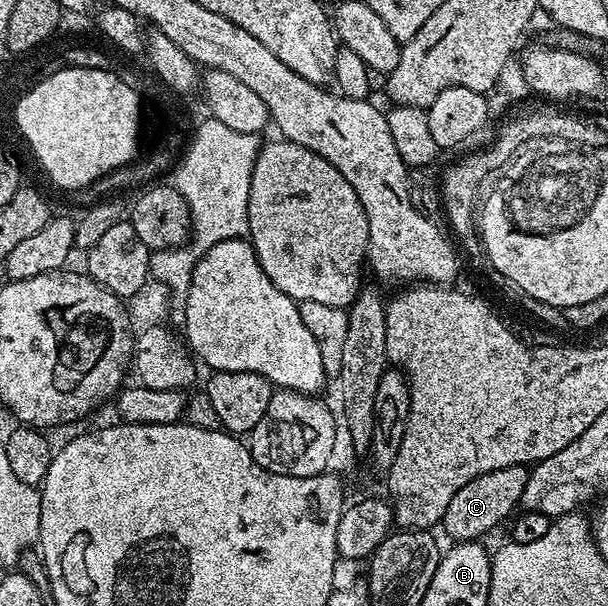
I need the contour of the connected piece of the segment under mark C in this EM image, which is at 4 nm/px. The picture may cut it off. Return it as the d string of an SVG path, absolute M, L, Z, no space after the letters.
M509 465L505 469L493 469L489 473L481 473L481 477L473 477L469 485L461 485L457 493L453 493L453 501L449 501L449 509L445 509L441 530L451 541L469 543L482 540L502 519L512 518L511 510L521 504L521 493L525 493L525 481L528 468L523 465Z

